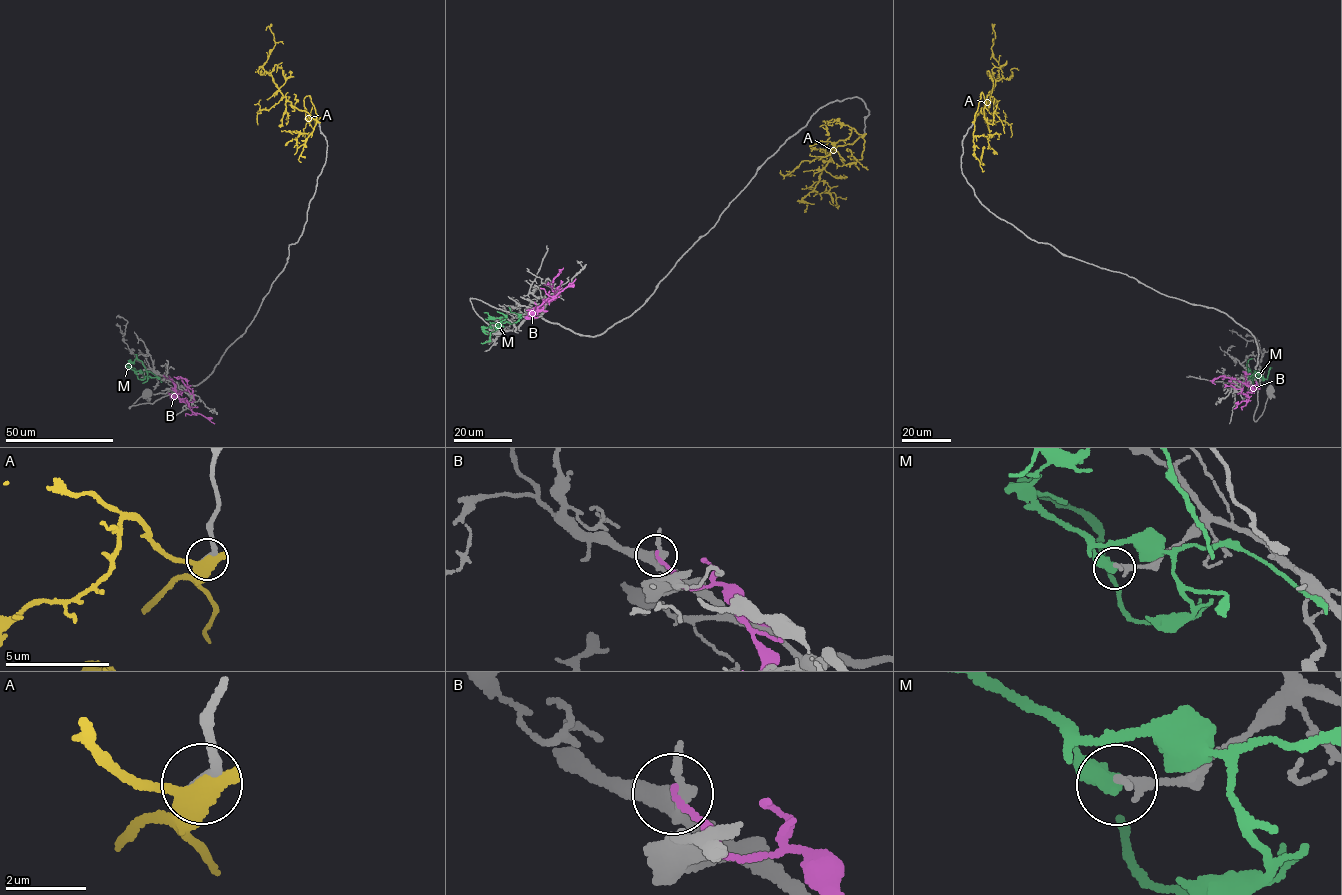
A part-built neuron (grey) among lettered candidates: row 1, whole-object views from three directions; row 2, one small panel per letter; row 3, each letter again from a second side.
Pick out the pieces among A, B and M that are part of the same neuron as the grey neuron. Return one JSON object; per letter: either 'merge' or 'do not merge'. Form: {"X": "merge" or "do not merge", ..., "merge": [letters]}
{"A": "do not merge", "B": "do not merge", "M": "do not merge", "merge": []}

